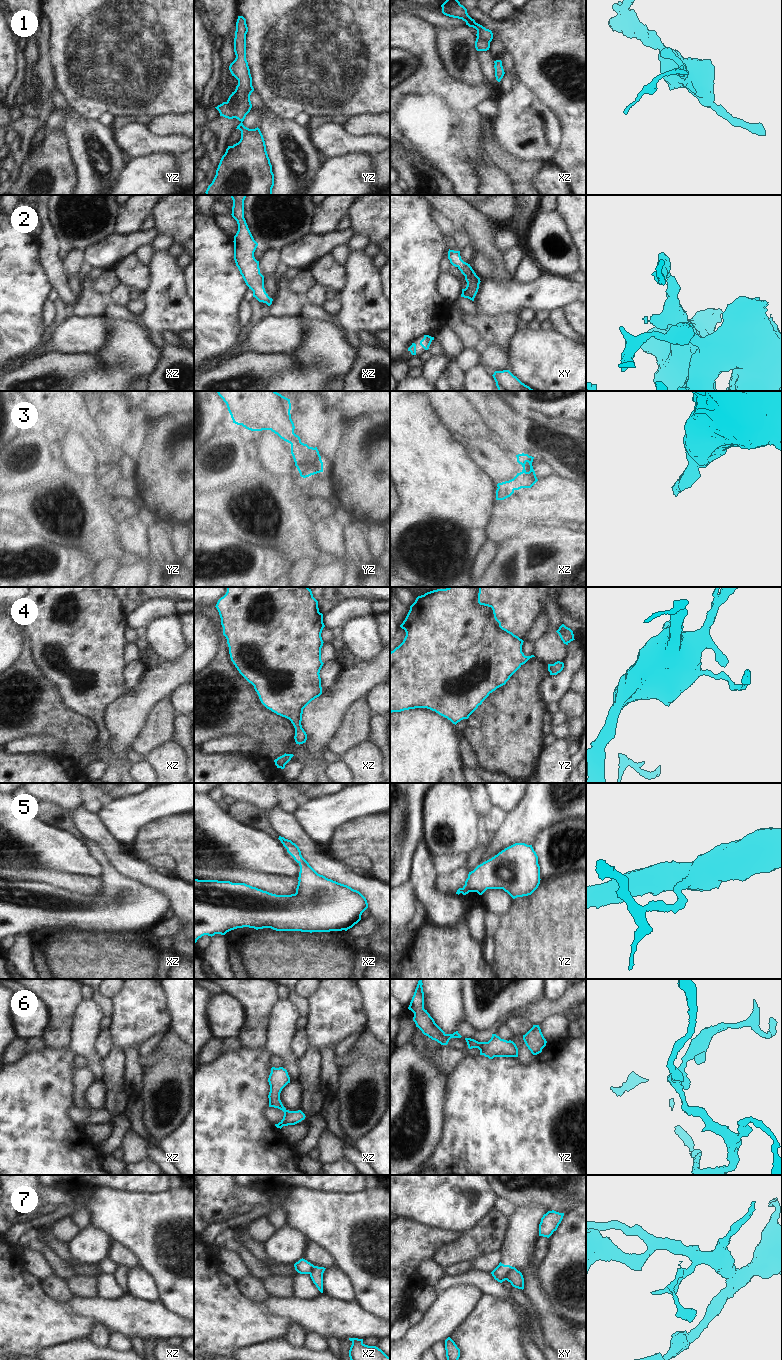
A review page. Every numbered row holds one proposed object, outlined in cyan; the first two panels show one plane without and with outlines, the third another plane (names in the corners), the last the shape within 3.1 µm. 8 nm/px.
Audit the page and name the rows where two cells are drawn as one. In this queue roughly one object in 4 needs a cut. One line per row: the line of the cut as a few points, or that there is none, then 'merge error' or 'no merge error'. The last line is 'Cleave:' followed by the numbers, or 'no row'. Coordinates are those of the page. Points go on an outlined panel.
1: cut in yz along (226, 102), (232, 109), (235, 117); merge error
2: no cut; no merge error
3: no cut; no merge error
4: no cut; no merge error
5: no cut; no merge error
6: no cut; no merge error
7: cut in xy along (515, 1268), (507, 1273), (505, 1279); merge error
Cleave: 1, 7

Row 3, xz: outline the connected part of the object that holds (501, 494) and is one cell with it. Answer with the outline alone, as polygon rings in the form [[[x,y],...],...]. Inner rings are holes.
[[[524,453],[518,454],[516,457],[523,470],[517,473],[513,479],[497,484],[496,500],[504,500],[510,497],[515,490],[531,488],[538,481],[532,466],[534,457]]]

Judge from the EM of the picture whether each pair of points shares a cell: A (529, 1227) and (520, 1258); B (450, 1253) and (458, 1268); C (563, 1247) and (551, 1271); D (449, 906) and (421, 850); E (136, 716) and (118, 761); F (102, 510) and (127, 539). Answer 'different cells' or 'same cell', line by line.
A: same cell
B: different cells
C: same cell
D: same cell
E: different cells
F: different cells

